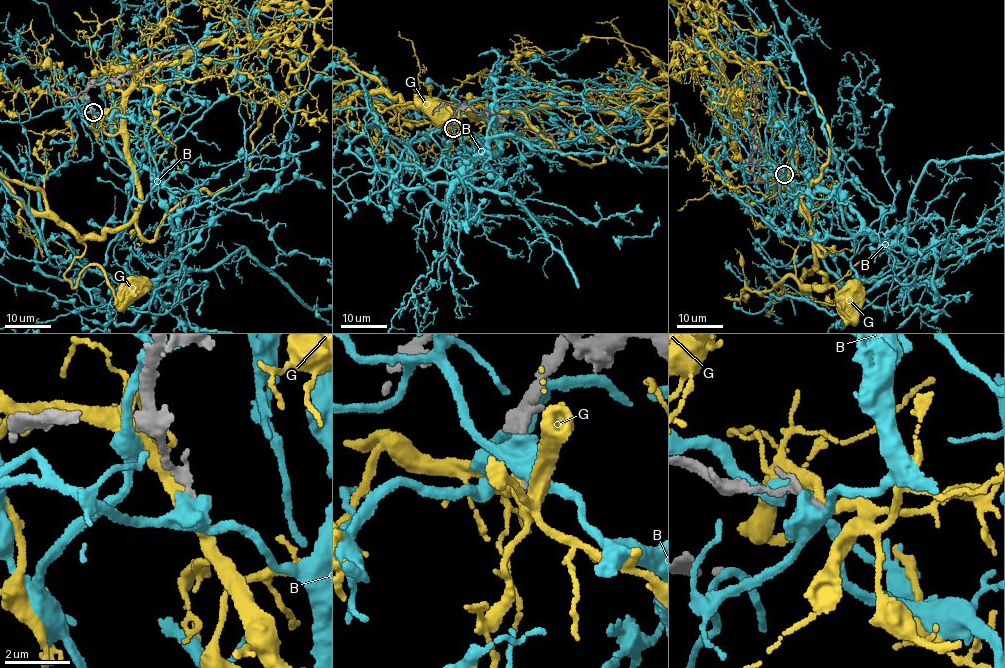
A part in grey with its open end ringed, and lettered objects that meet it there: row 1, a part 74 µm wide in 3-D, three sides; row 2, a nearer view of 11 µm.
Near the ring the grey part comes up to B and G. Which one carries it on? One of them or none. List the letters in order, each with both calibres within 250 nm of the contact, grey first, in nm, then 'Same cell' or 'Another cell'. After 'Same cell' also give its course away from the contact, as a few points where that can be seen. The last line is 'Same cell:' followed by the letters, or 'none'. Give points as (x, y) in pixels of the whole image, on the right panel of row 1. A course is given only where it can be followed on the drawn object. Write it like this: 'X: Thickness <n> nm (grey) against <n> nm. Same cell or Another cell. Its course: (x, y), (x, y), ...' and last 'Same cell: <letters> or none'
B: Thickness 240 nm (grey) against 460 nm. Another cell
G: Thickness 240 nm (grey) against 400 nm. Another cell
Same cell: none

